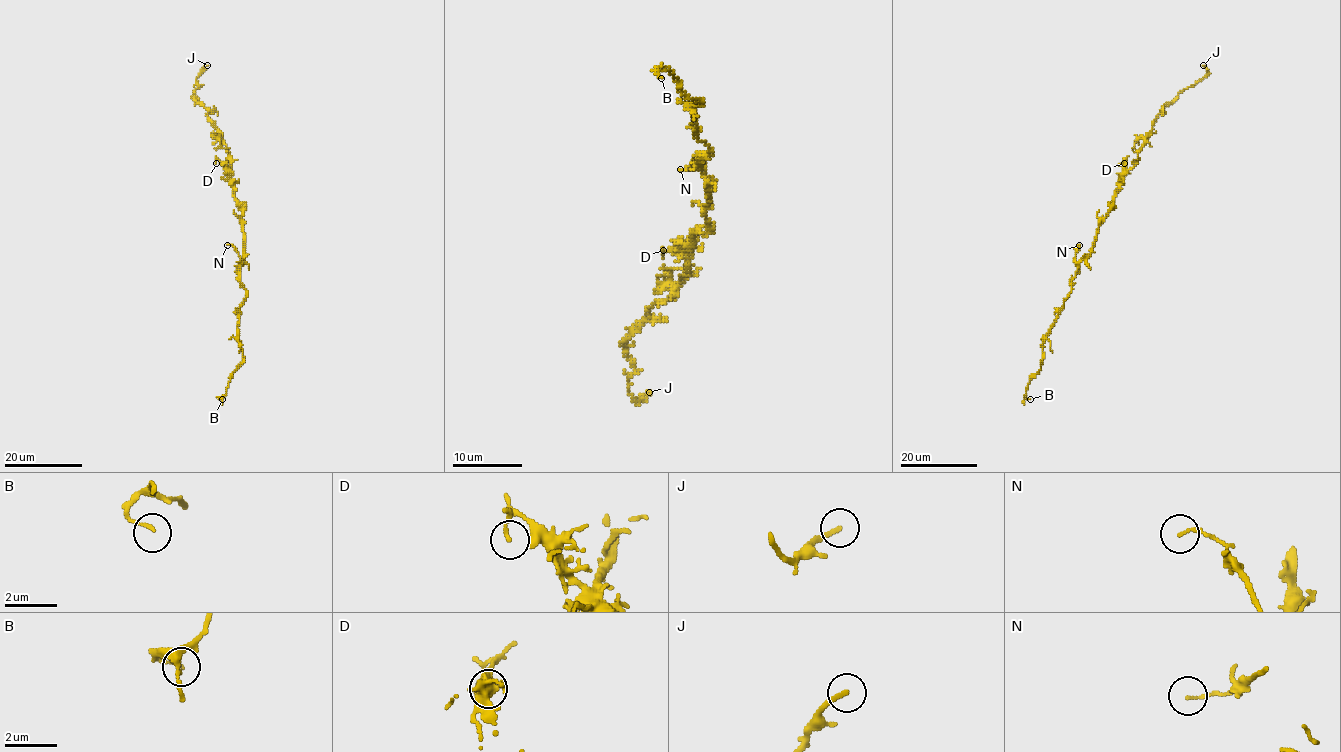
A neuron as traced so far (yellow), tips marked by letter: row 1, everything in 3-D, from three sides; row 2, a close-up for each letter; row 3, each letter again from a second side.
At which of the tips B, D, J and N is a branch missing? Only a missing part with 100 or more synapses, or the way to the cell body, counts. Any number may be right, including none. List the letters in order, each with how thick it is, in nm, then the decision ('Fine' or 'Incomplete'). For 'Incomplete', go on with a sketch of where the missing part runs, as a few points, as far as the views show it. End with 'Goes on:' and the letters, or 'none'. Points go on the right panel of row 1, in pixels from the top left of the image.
B: Thickness 100 nm. Fine
D: Thickness 90 nm. Fine
J: Thickness 190 nm. Incomplete. Course of what is missing: (1203, 65), (1181, 41), (1169, 41), (1159, 31), (1167, 20), (1175, 18)
N: Thickness 100 nm. Fine
Goes on: J

